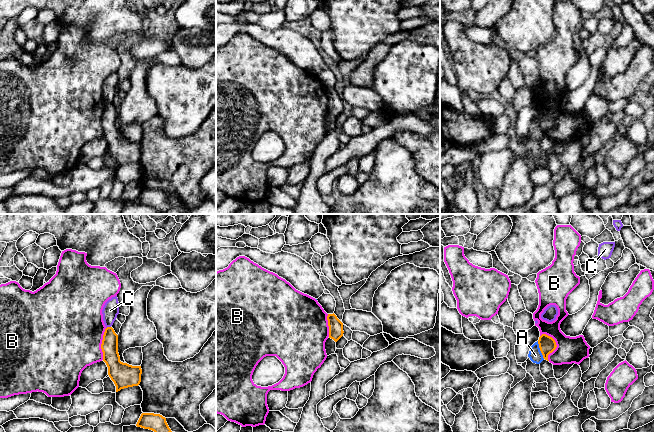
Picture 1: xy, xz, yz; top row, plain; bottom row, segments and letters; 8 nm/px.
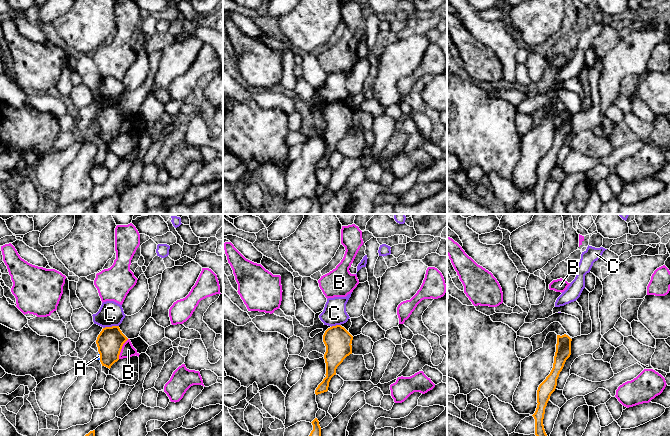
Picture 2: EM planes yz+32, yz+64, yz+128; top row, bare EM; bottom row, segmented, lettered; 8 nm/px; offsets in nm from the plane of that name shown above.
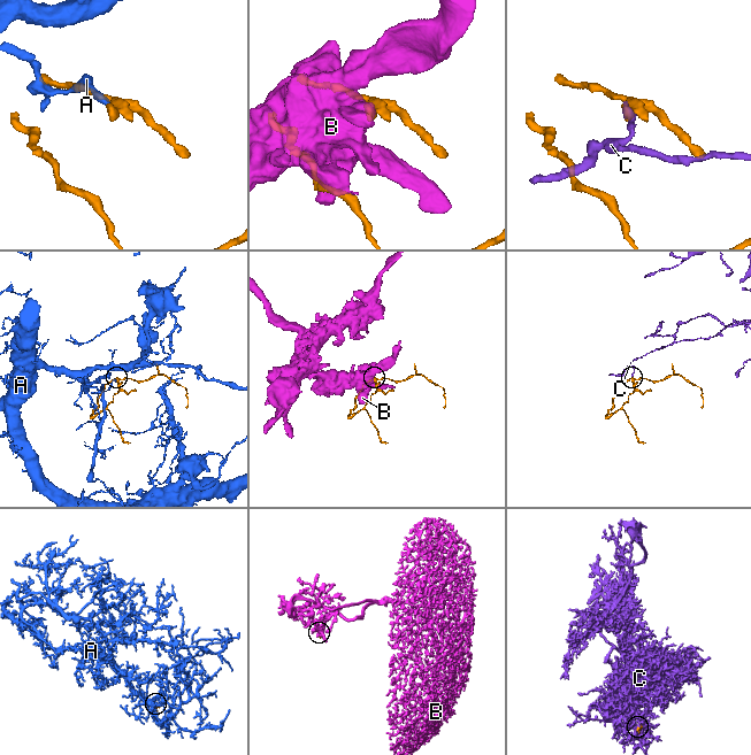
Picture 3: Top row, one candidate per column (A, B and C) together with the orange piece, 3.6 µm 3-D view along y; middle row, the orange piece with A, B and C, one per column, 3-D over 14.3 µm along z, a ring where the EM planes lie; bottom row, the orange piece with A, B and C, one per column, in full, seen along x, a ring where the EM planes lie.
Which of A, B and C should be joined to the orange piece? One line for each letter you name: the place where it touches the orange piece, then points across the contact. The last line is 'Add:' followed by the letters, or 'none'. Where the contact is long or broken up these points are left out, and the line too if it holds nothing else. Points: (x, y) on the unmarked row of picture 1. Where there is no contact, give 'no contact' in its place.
Add: none

